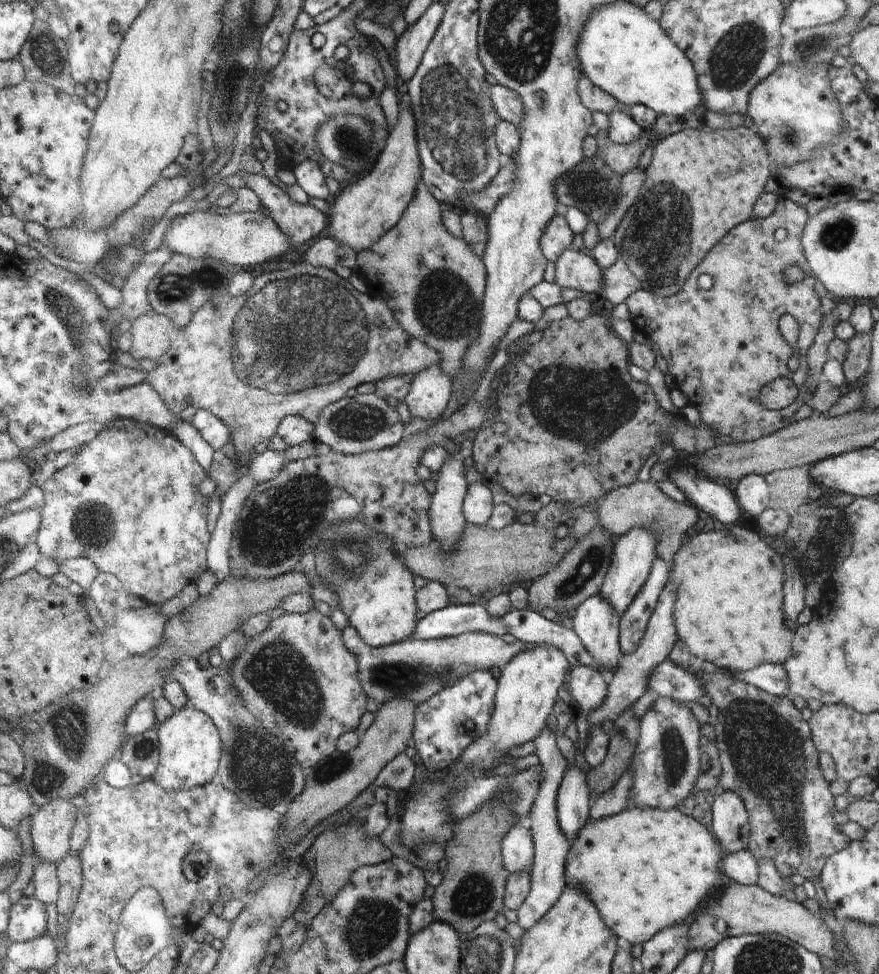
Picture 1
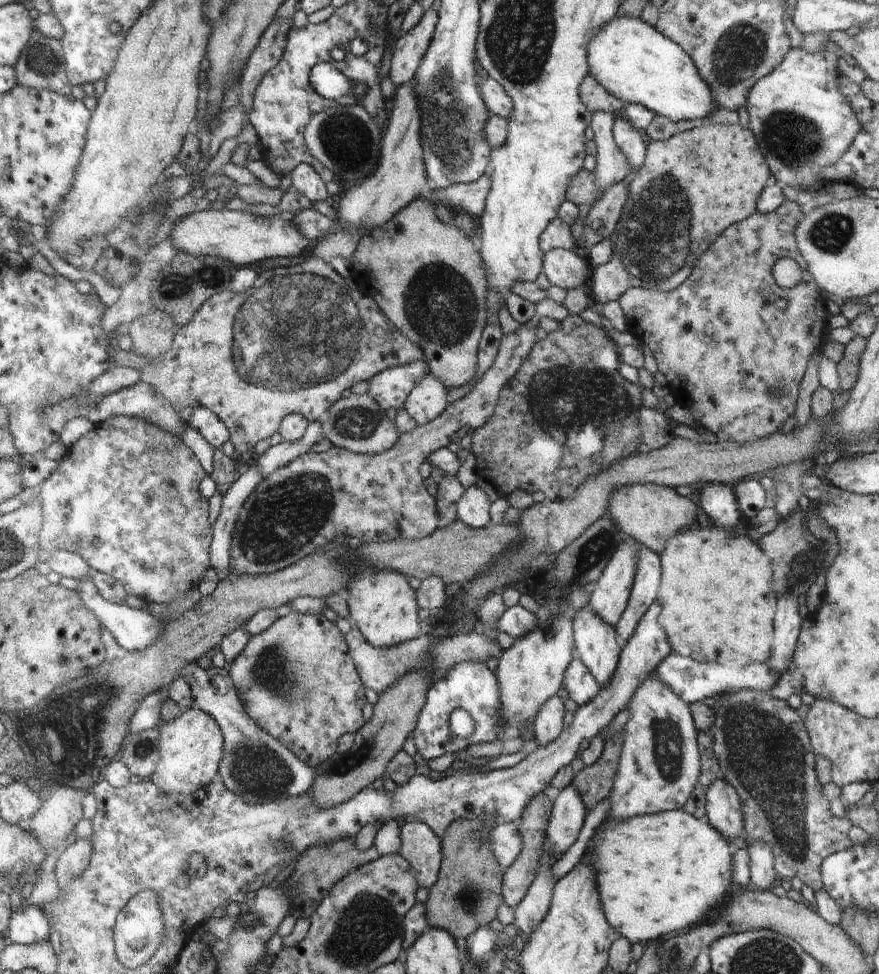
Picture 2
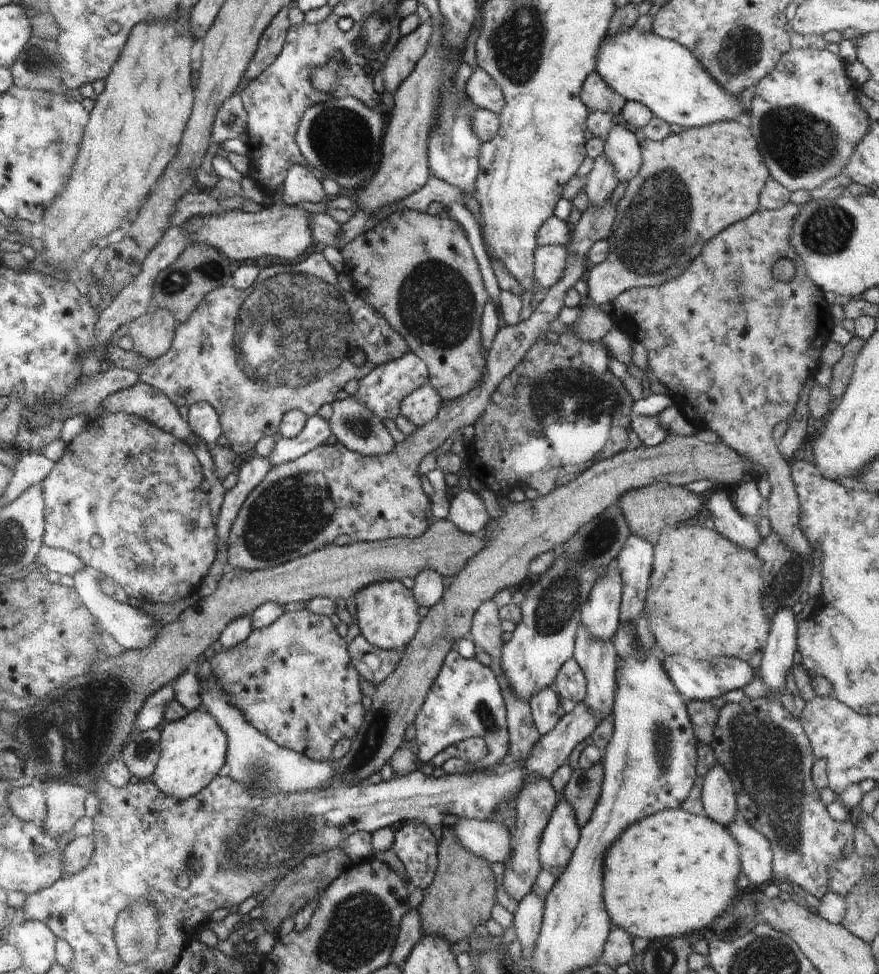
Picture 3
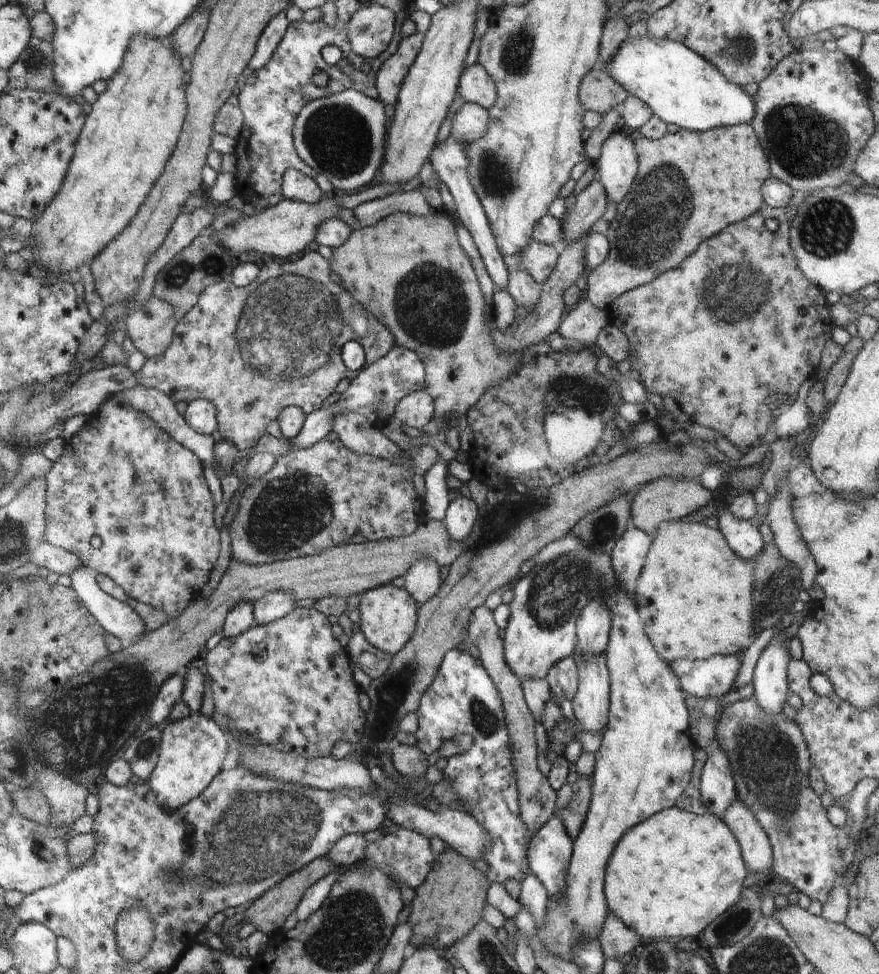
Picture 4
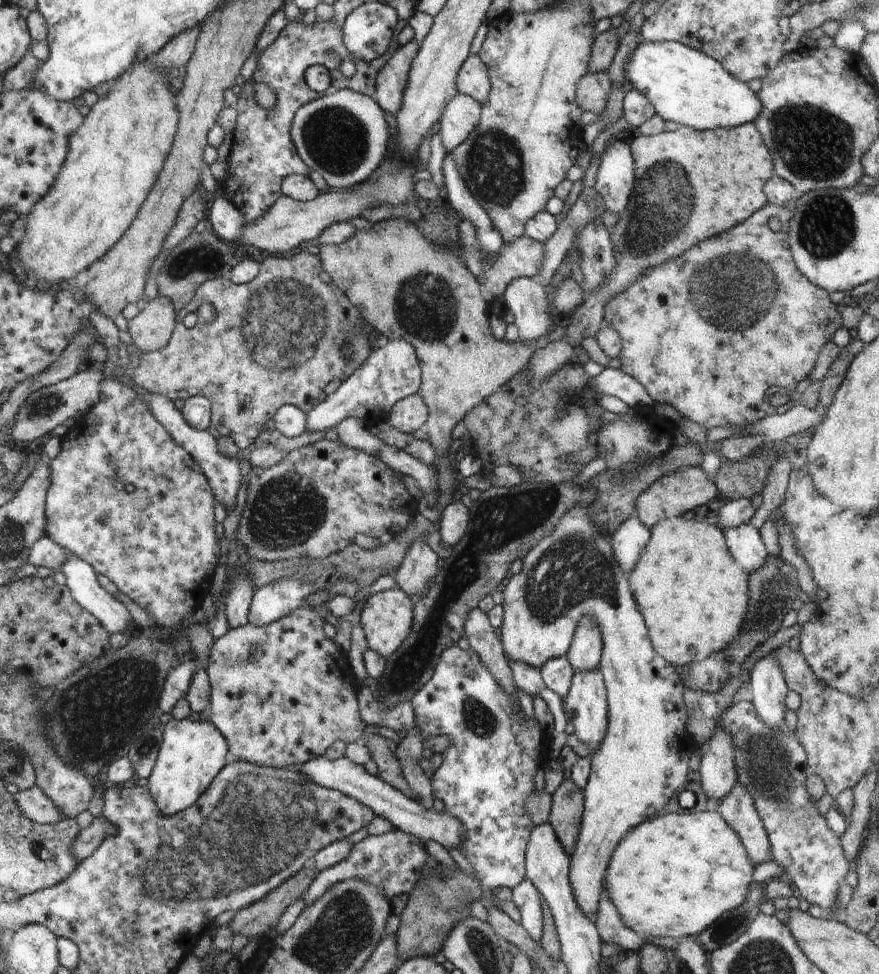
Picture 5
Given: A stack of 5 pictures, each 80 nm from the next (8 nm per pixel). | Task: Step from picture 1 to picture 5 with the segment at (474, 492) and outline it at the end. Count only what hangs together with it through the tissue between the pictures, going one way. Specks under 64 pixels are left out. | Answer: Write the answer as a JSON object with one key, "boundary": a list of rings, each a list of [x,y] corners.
{"boundary":[[[462,501],[450,502],[444,508],[439,518],[441,537],[449,548],[460,542],[466,532],[469,519],[469,508]]]}

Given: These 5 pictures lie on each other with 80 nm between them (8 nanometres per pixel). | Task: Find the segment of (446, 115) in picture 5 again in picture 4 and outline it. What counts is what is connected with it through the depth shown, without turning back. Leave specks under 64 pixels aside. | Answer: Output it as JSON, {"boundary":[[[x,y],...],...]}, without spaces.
{"boundary":[[[465,102],[452,122],[451,134],[455,139],[471,143],[478,140],[489,125],[489,112],[480,105]]]}

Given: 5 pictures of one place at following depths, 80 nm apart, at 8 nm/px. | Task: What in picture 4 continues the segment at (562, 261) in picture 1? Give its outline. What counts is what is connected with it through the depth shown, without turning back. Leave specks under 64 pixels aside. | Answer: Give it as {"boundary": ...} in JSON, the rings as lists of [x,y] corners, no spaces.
{"boundary":[[[532,239],[522,253],[521,265],[537,283],[542,284],[557,265],[559,253],[559,247]]]}

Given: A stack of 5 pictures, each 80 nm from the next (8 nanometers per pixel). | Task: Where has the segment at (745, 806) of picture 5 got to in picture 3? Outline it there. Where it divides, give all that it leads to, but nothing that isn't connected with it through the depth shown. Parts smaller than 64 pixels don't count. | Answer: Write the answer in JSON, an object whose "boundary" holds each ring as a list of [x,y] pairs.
{"boundary":[[[740,812],[726,828],[738,843],[740,868],[751,882],[751,890],[758,892],[772,883],[773,850],[770,841],[750,826]]]}

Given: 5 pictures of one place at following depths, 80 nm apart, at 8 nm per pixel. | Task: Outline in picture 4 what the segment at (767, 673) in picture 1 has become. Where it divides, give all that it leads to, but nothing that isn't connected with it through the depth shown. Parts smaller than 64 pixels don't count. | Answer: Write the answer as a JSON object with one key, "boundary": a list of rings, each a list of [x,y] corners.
{"boundary":[[[716,655],[707,659],[677,660],[669,665],[686,695],[718,700],[734,689],[741,658],[736,655]]]}

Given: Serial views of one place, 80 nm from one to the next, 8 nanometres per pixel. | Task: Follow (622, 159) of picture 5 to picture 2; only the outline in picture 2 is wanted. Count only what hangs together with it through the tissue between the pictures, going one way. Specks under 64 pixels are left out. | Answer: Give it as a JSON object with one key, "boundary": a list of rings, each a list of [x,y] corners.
{"boundary":[[[622,114],[617,115],[613,122],[613,140],[633,169],[643,165],[648,139],[645,133],[638,131]]]}

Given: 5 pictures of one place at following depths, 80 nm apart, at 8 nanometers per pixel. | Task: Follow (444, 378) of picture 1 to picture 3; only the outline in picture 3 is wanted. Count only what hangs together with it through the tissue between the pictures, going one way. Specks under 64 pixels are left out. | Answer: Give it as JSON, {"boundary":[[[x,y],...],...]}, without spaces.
{"boundary":[[[423,384],[401,402],[401,415],[408,418],[416,428],[430,422],[439,411],[443,398],[430,384]]]}

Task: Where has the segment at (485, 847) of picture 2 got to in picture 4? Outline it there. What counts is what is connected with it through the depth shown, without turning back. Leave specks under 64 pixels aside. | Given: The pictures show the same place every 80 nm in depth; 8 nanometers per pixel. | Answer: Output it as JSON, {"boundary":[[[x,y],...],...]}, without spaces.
{"boundary":[[[452,847],[437,854],[426,880],[415,889],[412,912],[407,918],[413,928],[410,950],[422,945],[448,949],[462,940],[471,929],[481,922],[483,908],[487,904],[487,890],[492,883],[485,872],[474,867],[468,857]]]}

